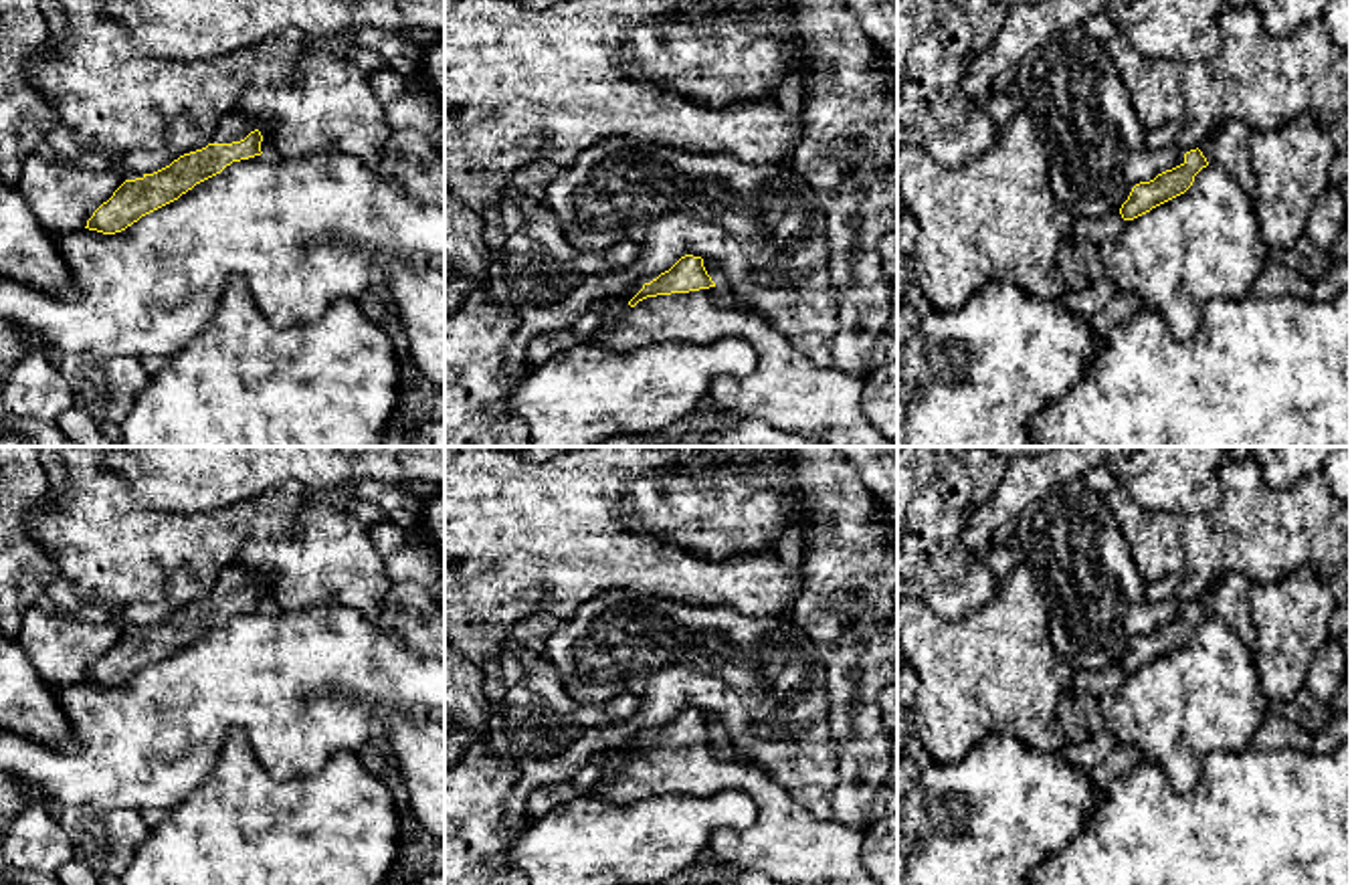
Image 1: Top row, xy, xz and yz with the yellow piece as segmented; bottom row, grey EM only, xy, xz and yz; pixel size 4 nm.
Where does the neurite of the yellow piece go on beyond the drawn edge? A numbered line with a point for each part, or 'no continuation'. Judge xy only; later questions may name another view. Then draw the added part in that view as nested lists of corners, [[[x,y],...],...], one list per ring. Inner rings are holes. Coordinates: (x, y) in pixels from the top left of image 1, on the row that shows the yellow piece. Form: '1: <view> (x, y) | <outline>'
1: xy (233, 126) | [[[240,111],[226,113],[212,135],[210,143],[232,143],[245,139],[251,131],[259,129],[263,135],[261,152],[269,152],[271,129],[265,121],[247,119]]]

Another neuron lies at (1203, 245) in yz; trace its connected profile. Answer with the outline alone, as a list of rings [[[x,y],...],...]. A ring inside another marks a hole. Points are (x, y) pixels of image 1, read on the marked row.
[[[1217,164],[1202,168],[1184,194],[1128,220],[1116,238],[1101,236],[1097,244],[1103,275],[1118,289],[1138,295],[1146,309],[1158,311],[1176,339],[1198,329],[1207,301],[1251,295],[1269,261],[1251,198]]]

